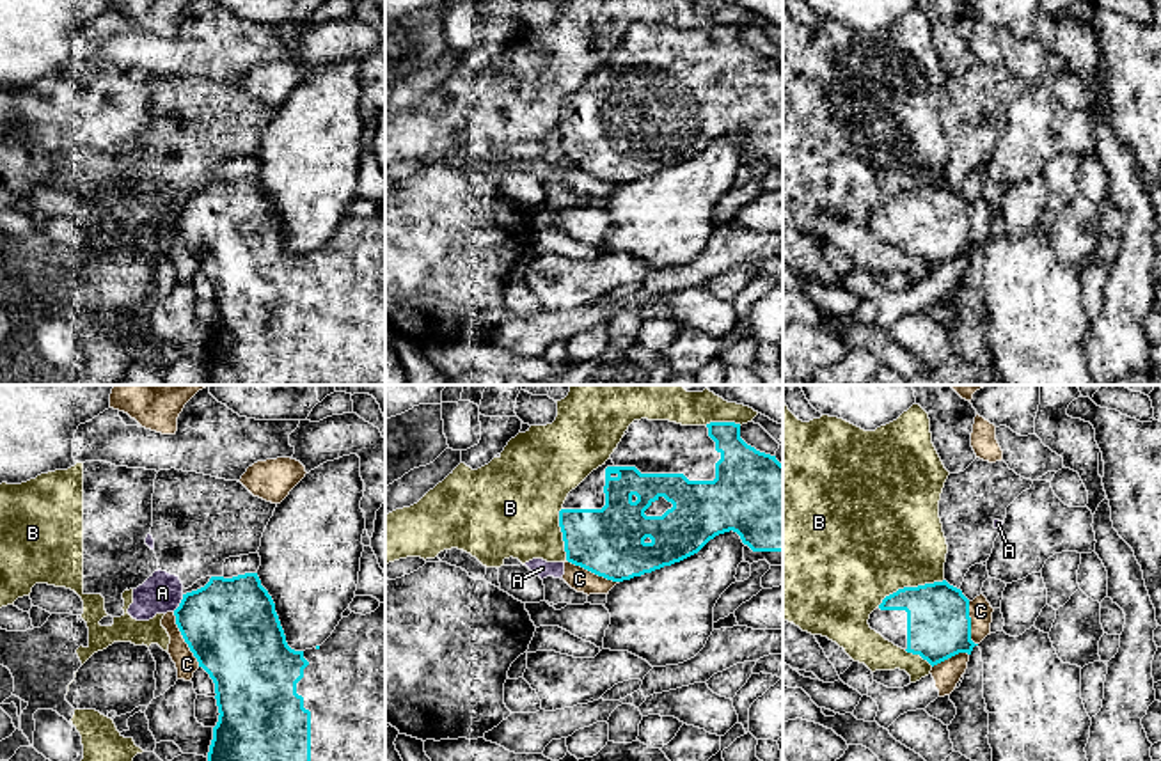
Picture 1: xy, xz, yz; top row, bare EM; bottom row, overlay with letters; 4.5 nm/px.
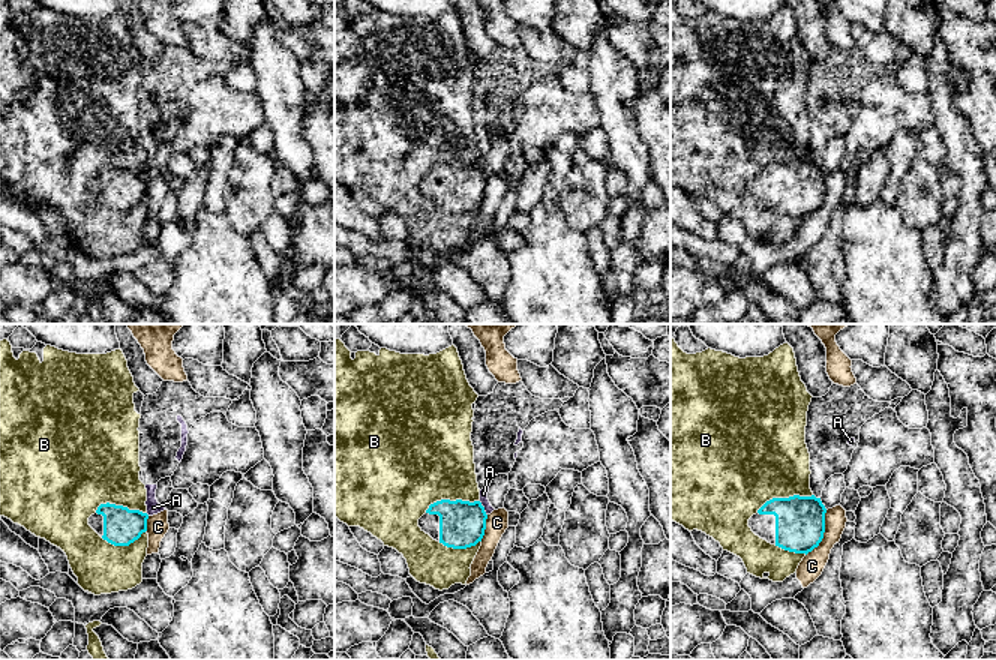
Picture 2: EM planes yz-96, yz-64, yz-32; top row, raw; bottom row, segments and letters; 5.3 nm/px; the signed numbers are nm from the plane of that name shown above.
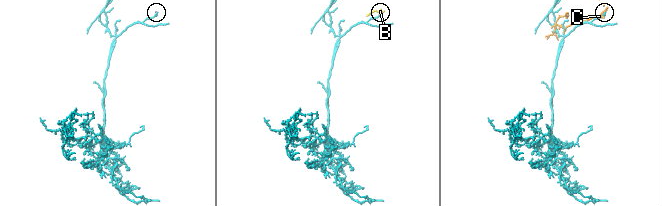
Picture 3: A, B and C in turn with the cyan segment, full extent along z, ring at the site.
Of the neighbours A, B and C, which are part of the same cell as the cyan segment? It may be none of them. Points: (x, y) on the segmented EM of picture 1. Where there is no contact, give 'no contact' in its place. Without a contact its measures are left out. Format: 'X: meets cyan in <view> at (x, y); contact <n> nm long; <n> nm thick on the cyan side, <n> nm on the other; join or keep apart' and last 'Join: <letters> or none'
A: meets cyan in xy at (180, 604); contact 90 nm long; 420 nm thick on the cyan side, 180 nm on the other; keep apart
B: meets cyan in yz at (909, 588); contact 340 nm long; 280 nm thick on the cyan side, 480 nm on the other; keep apart
C: meets cyan in xy at (183, 637); contact 280 nm long; 420 nm thick on the cyan side, 100 nm on the other; keep apart
Join: none

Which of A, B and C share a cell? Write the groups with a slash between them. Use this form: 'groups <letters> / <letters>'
groups A / B / C

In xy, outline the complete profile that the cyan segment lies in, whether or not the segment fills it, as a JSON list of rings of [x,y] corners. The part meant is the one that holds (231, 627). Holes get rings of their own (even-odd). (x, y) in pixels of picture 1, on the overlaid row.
[[[257,573],[211,577],[204,587],[183,594],[174,616],[199,667],[215,683],[220,715],[208,761],[385,761],[385,603],[366,616],[351,612],[321,646],[305,651],[288,646]]]

